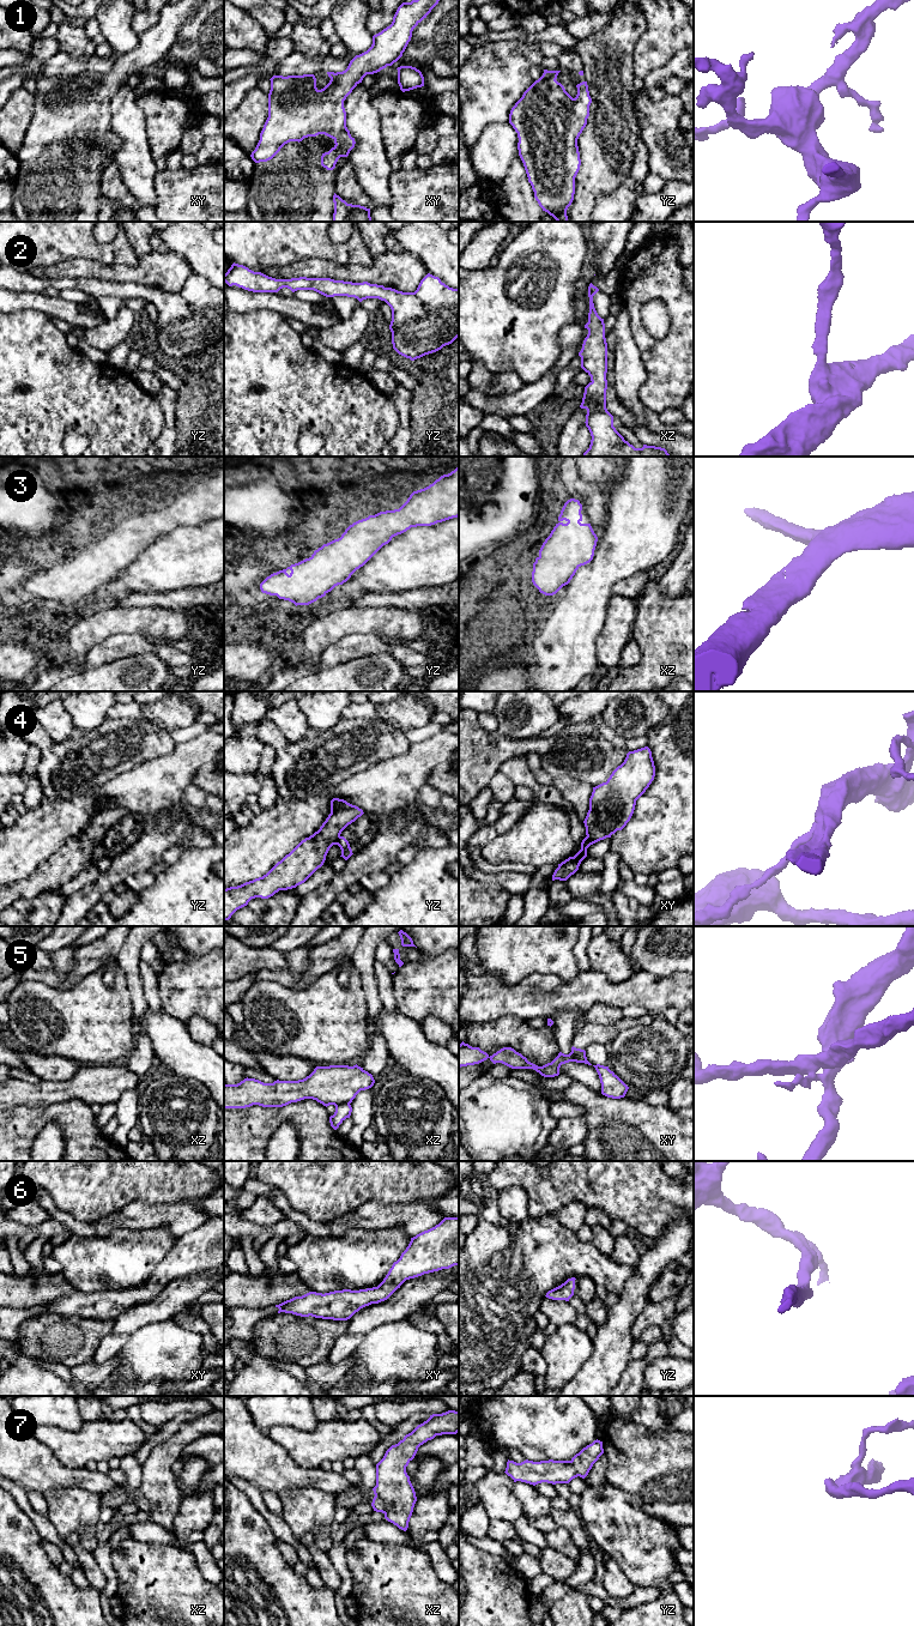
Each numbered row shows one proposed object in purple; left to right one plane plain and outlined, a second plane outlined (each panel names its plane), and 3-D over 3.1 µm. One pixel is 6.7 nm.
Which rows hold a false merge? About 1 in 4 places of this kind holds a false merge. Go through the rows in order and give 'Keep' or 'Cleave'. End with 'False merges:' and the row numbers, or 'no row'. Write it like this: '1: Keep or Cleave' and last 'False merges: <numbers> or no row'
1: Keep
2: Keep
3: Keep
4: Cleave
5: Cleave
6: Keep
7: Keep
False merges: 4, 5

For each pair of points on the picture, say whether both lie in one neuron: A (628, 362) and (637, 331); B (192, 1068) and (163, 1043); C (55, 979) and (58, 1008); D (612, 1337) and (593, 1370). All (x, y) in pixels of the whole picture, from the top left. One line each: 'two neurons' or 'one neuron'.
A: two neurons
B: one neuron
C: two neurons
D: one neuron

